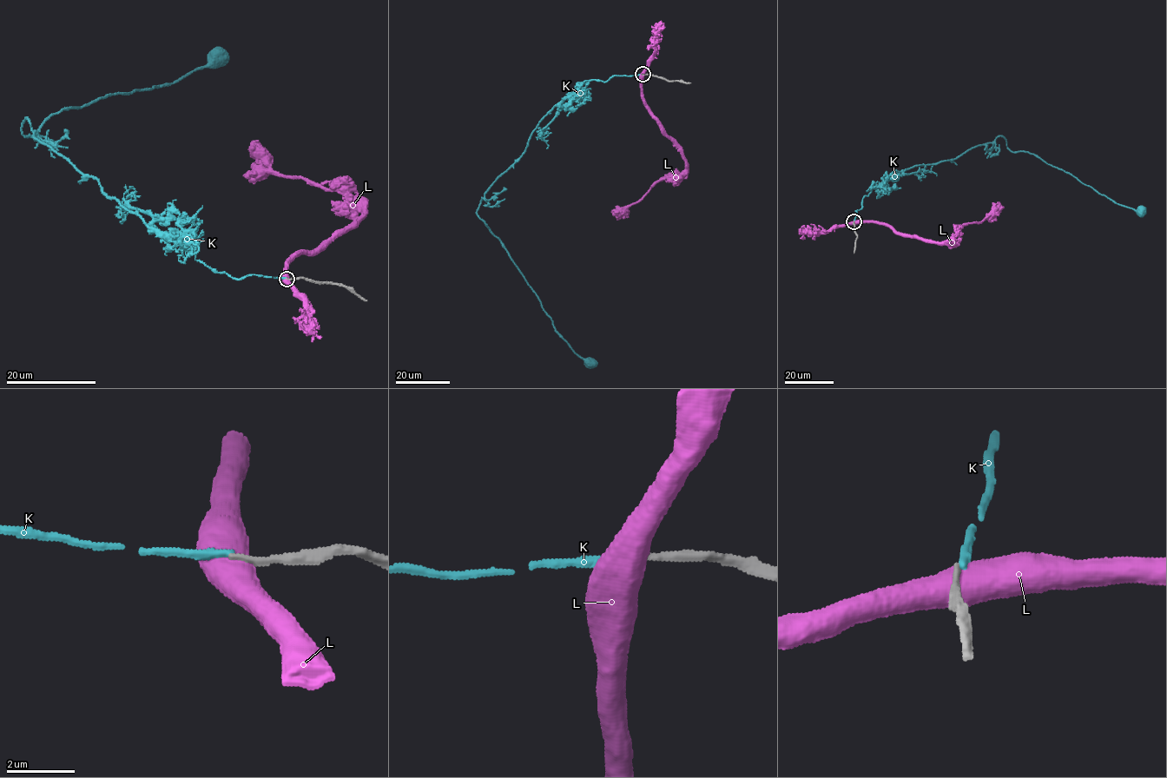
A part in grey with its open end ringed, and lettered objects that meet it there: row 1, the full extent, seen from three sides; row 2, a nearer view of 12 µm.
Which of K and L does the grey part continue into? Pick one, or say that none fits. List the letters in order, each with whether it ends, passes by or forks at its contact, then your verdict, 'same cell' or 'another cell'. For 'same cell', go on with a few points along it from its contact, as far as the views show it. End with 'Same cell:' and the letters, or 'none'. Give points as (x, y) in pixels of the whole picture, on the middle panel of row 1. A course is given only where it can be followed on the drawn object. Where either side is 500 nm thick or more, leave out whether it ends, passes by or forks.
K: it ends | another cell
L: another cell
Same cell: none

